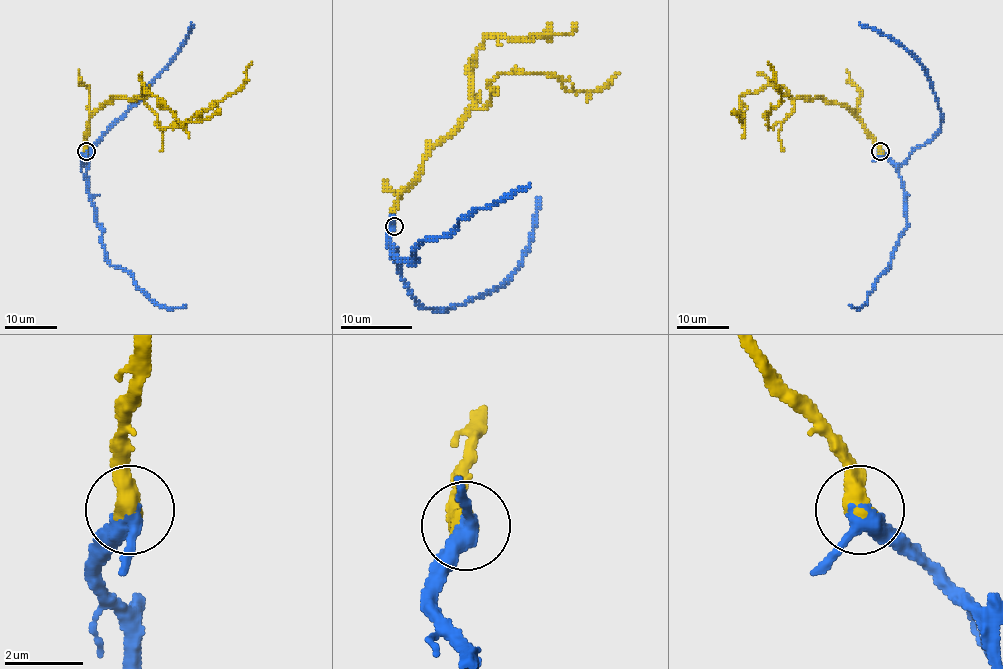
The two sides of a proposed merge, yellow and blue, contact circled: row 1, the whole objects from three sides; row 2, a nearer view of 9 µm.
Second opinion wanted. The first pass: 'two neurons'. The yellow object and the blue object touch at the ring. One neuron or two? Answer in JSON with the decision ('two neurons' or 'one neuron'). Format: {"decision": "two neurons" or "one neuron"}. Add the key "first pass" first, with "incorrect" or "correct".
{"first pass": "incorrect", "decision": "one neuron"}

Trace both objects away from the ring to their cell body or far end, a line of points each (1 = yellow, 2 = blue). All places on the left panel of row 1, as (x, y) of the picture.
1: (86, 151), (88, 118), (117, 96), (141, 97), (164, 128), (183, 125), (234, 94), (252, 62)
2: (86, 151), (82, 160), (86, 164), (91, 149), (175, 57), (193, 25), (190, 23)

